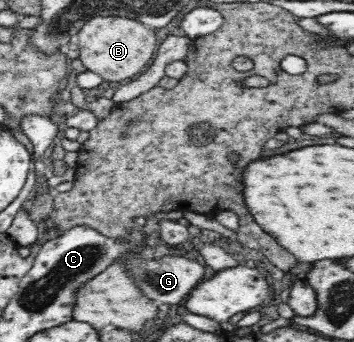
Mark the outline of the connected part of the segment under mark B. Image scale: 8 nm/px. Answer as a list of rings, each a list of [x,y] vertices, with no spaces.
[[[96,16],[90,18],[78,32],[79,60],[81,60],[86,70],[99,74],[105,80],[112,81],[116,85],[127,82],[138,72],[143,72],[147,62],[151,62],[153,52],[157,50],[157,32],[150,29],[138,20],[122,16]]]

